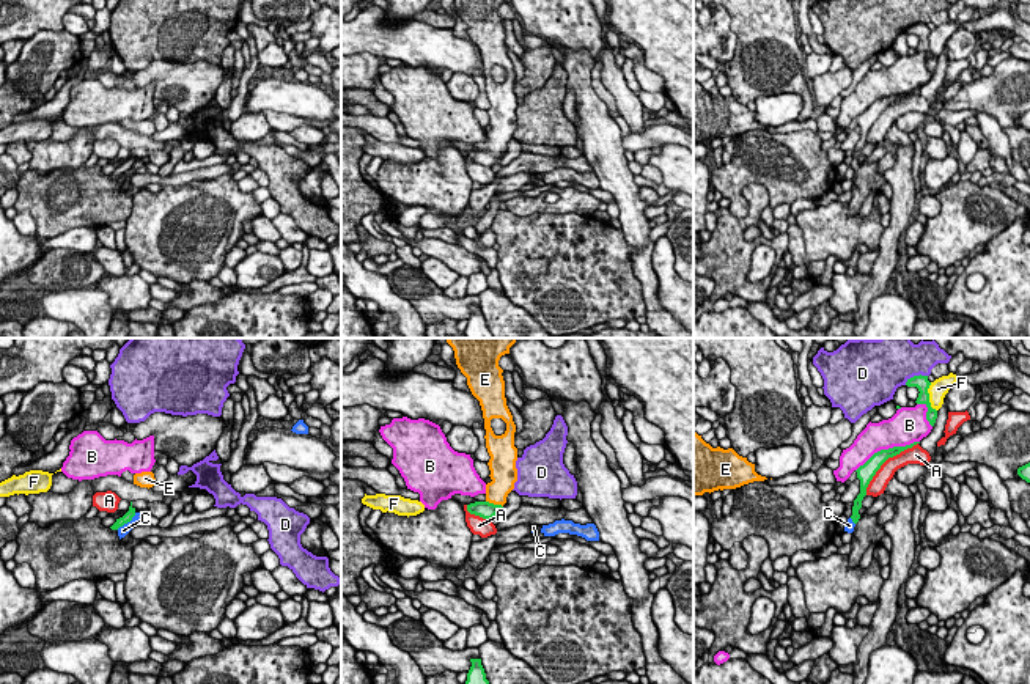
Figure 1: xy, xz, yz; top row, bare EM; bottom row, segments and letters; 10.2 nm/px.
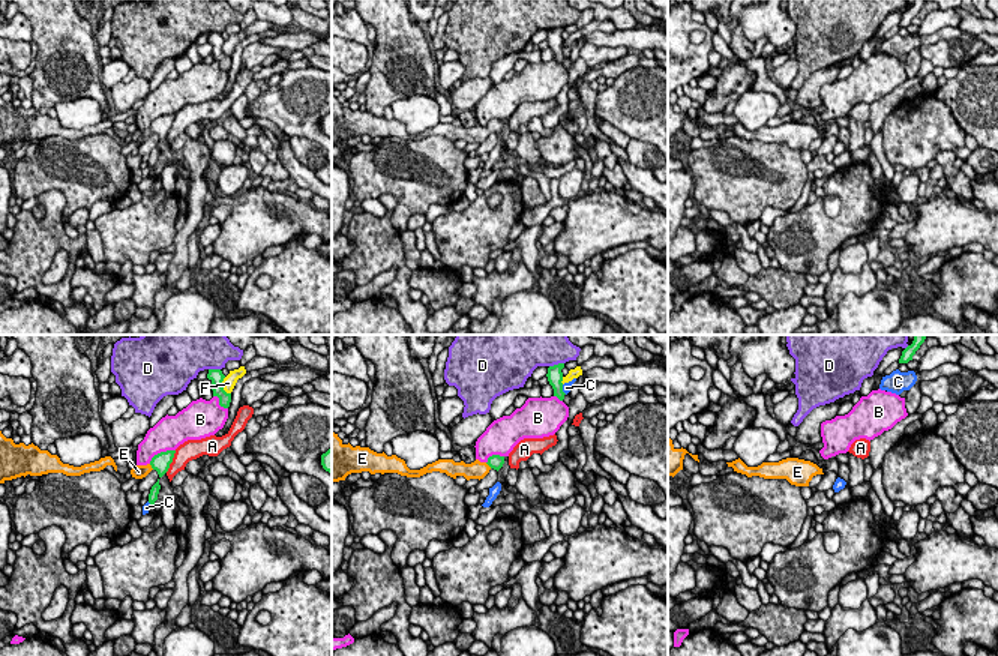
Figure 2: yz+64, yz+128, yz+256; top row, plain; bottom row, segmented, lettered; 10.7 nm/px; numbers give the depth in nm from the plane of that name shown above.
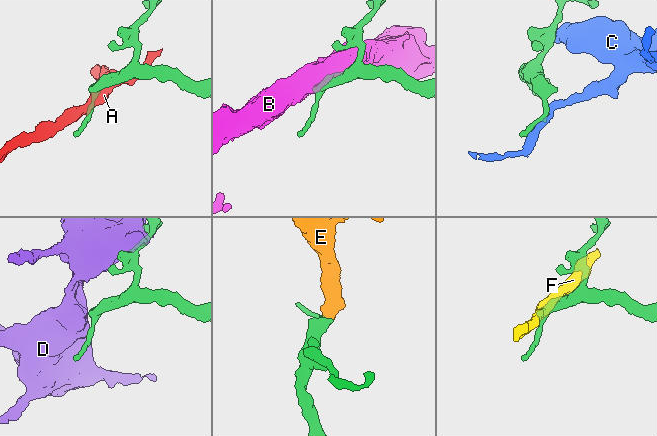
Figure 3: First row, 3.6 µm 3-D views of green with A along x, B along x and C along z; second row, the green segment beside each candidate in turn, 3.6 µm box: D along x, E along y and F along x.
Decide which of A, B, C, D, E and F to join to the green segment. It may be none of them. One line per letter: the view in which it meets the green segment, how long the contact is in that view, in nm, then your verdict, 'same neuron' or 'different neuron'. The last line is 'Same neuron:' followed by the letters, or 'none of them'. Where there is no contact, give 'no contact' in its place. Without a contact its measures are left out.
A: contact in yz; length 750 nm; different neuron
B: contact in yz; length 700 nm; different neuron
C: contact in xy; length 260 nm; different neuron
D: contact in yz; length 260 nm; different neuron
E: contact in xz; length 190 nm; same neuron
F: contact in yz; length 320 nm; different neuron
Same neuron: E

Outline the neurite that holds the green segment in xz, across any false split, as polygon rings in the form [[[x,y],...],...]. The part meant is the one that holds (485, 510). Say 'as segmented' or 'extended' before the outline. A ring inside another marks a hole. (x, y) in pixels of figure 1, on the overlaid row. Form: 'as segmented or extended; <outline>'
extended; [[[448,338],[447,343],[454,351],[456,365],[467,377],[472,395],[480,401],[486,448],[491,456],[487,465],[492,481],[486,484],[486,500],[467,505],[467,511],[491,520],[500,513],[517,481],[516,425],[506,406],[503,370],[498,366],[500,357],[509,354],[516,338]],[[492,418],[502,418],[506,423],[502,436],[494,434]]]

